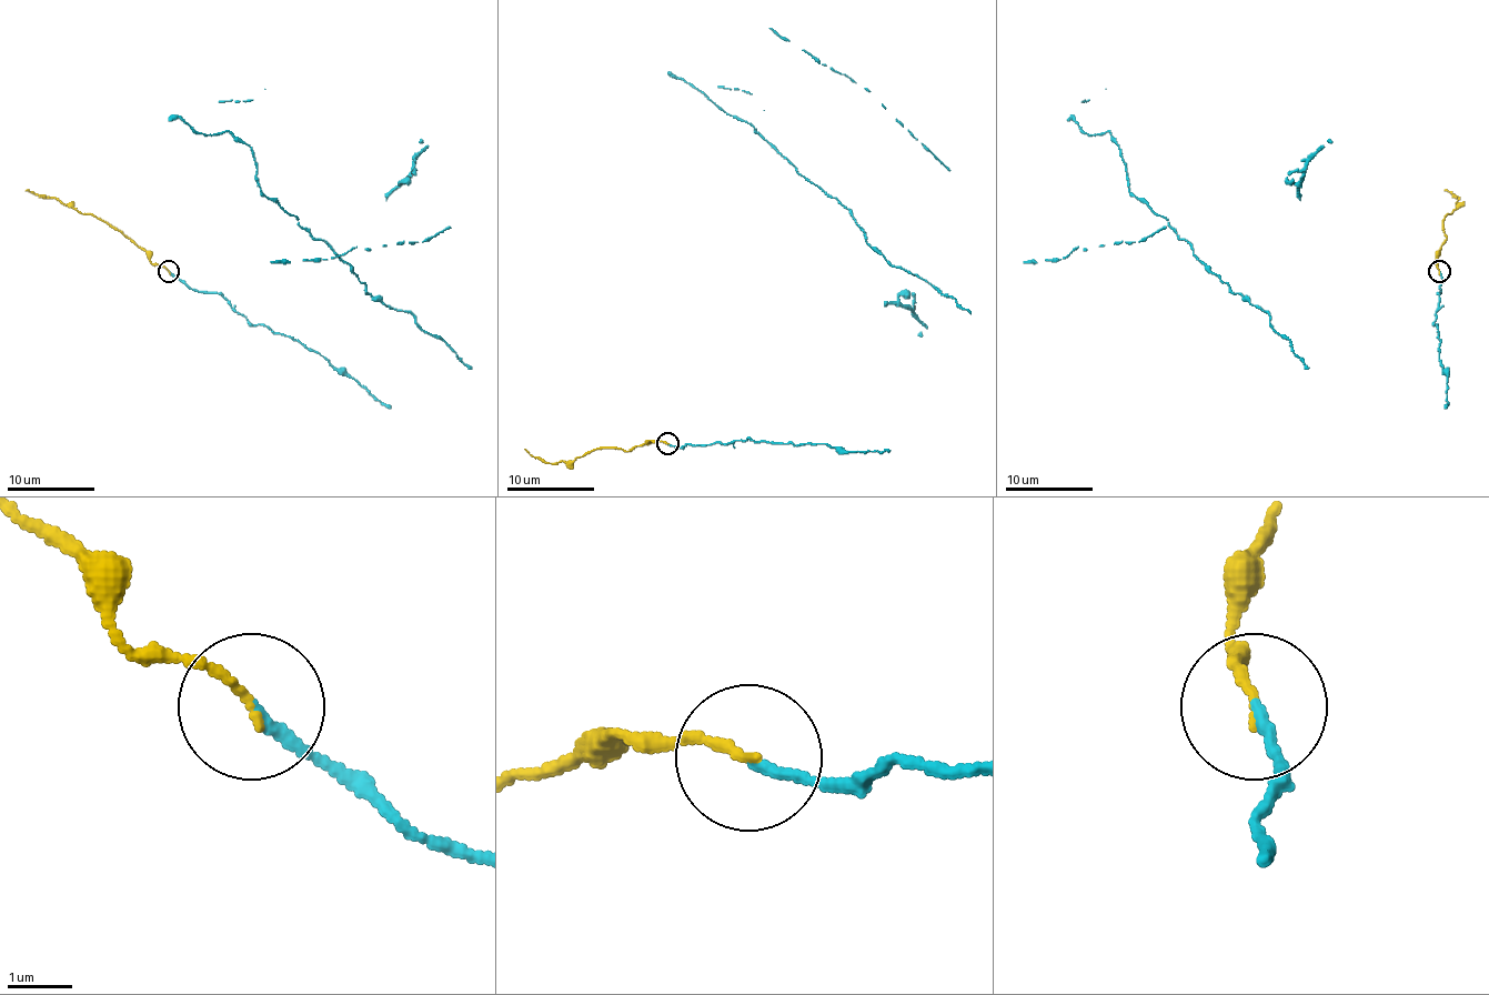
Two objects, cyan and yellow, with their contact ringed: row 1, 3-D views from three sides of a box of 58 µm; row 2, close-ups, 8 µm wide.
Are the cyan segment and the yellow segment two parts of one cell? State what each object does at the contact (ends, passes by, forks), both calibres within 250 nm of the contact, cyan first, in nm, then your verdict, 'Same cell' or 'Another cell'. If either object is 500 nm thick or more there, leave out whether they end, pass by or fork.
At the ring cyan ends. At the ring yellow ends. Thickness 160 nm (cyan) against 140 nm. Same cell

